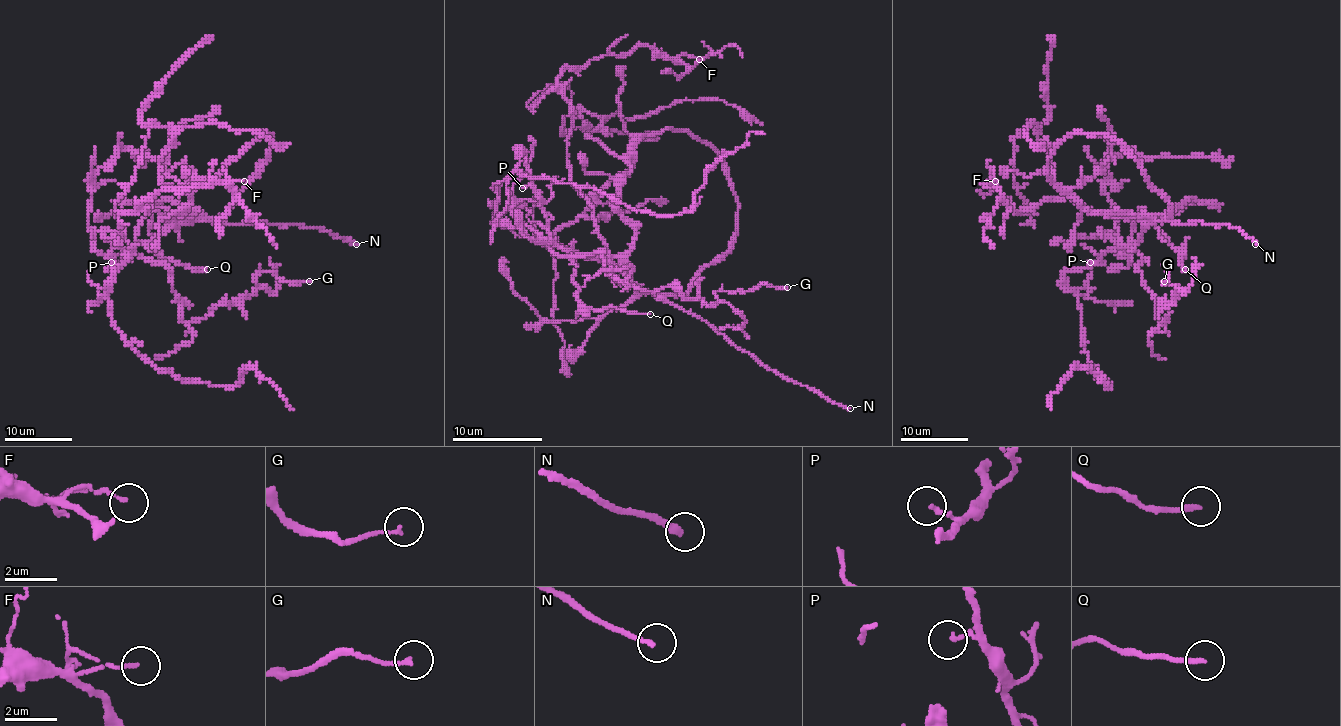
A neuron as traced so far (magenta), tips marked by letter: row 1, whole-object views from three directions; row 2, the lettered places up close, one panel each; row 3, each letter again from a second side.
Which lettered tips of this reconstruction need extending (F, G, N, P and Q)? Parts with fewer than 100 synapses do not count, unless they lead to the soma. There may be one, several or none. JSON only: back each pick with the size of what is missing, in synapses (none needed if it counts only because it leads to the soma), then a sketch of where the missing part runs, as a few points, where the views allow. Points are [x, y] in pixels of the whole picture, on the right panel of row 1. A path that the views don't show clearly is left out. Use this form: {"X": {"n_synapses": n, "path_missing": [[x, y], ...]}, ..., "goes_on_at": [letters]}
{"goes_on_at": ["N"]}

